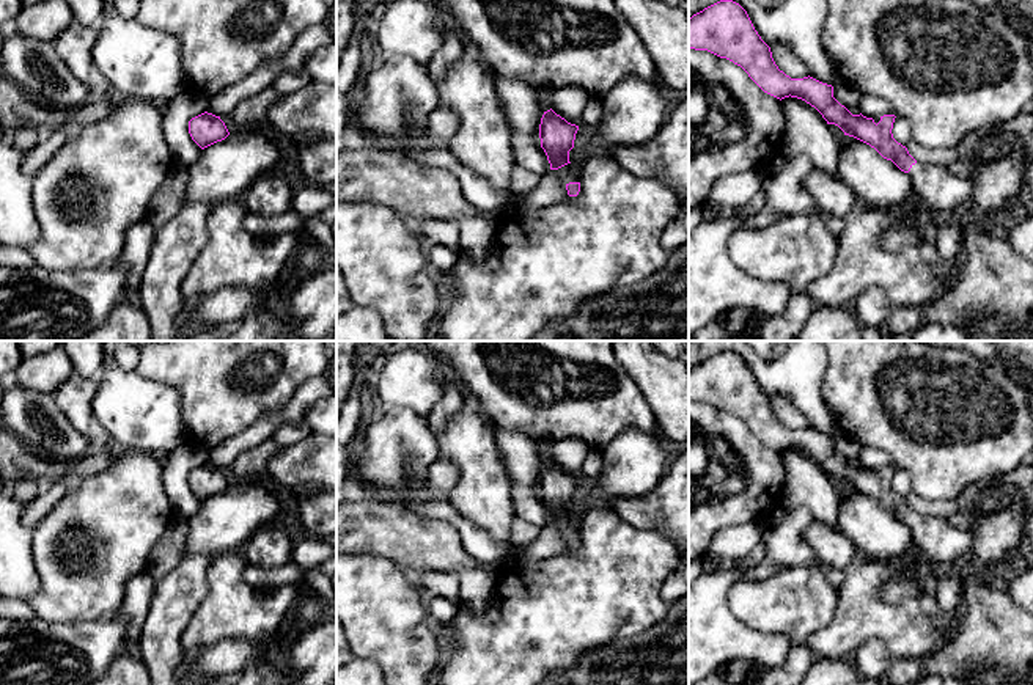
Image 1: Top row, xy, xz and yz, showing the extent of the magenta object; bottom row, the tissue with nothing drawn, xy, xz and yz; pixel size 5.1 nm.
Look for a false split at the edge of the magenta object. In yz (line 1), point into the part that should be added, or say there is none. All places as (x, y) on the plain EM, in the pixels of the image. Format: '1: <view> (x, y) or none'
1: yz (936, 539)

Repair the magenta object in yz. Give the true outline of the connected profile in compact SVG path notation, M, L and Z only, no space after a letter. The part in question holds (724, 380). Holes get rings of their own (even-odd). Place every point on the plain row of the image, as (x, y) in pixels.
M720 352L689 369L689 401L708 402L720 410L733 413L741 418L764 445L780 452L791 448L814 459L827 476L835 476L844 484L844 487L869 496L884 511L891 512L901 523L907 525L912 531L917 550L926 559L942 567L950 567L969 559L975 544L975 533L972 529L959 529L947 518L936 515L926 517L915 512L907 500L893 490L891 481L896 470L895 467L884 467L874 471L866 470L862 465L852 467L833 449L832 437L822 435L810 427L803 430L791 430L780 423L772 410L770 399L761 391L747 363L739 355L733 352Z

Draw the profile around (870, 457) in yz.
M862 446L860 454L858 454L858 462L863 468L873 470L873 471L880 470L884 467L896 468L888 452L879 448L873 448L873 446Z

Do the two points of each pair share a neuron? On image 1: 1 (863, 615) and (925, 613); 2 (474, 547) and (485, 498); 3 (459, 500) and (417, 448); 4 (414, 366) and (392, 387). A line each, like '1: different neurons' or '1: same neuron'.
1: same neuron
2: different neurons
3: different neurons
4: same neuron

